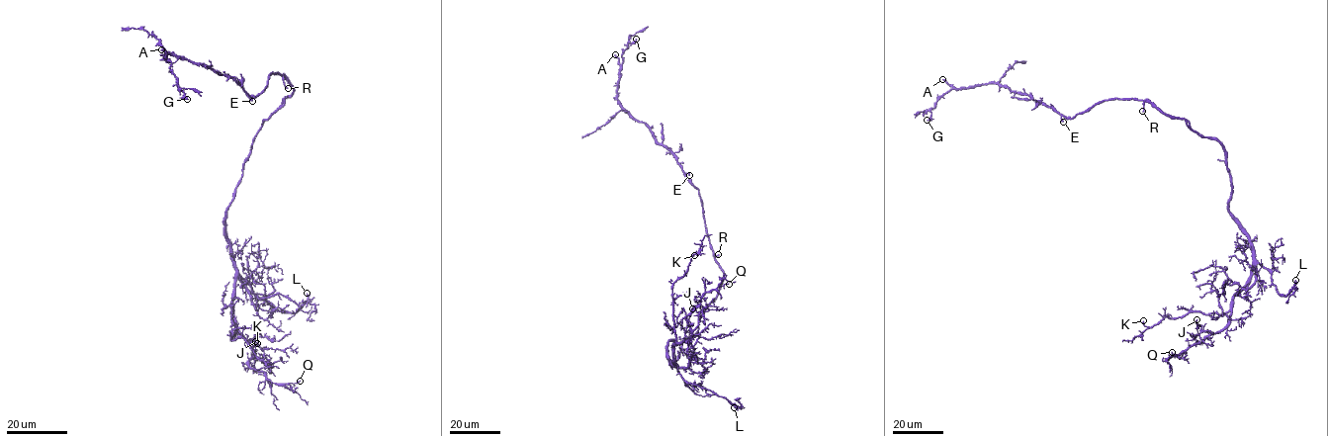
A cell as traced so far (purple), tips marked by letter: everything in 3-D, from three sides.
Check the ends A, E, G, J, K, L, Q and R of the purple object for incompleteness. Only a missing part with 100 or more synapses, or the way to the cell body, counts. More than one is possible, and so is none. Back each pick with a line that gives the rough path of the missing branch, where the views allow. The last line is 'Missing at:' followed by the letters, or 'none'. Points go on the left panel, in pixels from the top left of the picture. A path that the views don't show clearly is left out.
R: Course of what is missing: (288, 88), (291, 92), (285, 98), (274, 144), (267, 151), (264, 148)
Missing at: R

